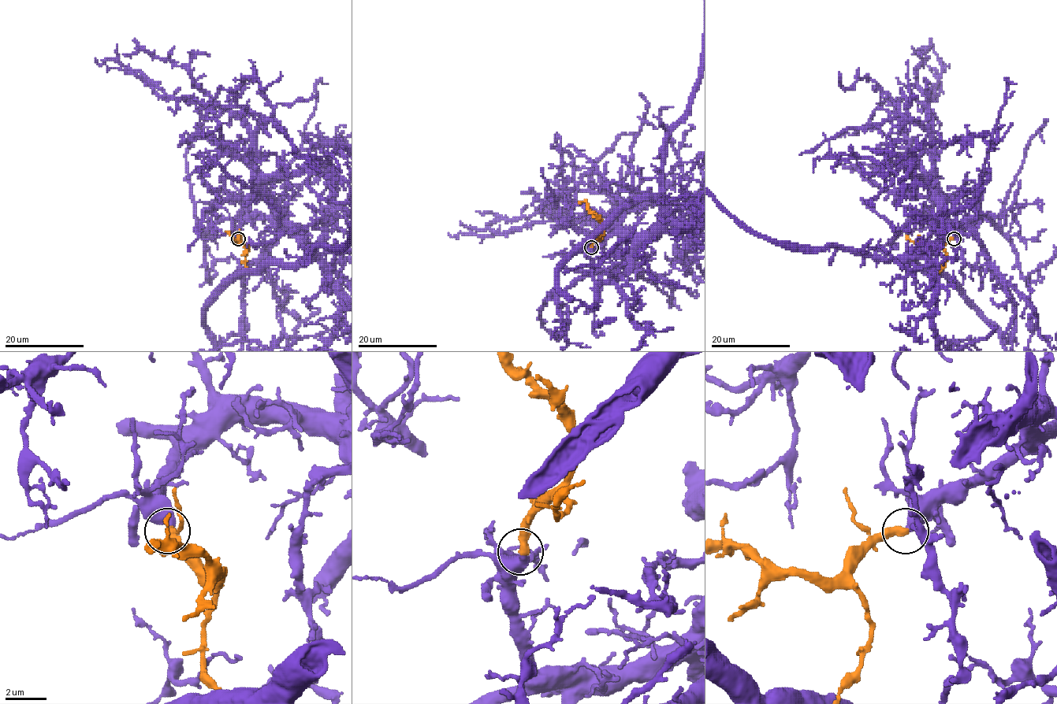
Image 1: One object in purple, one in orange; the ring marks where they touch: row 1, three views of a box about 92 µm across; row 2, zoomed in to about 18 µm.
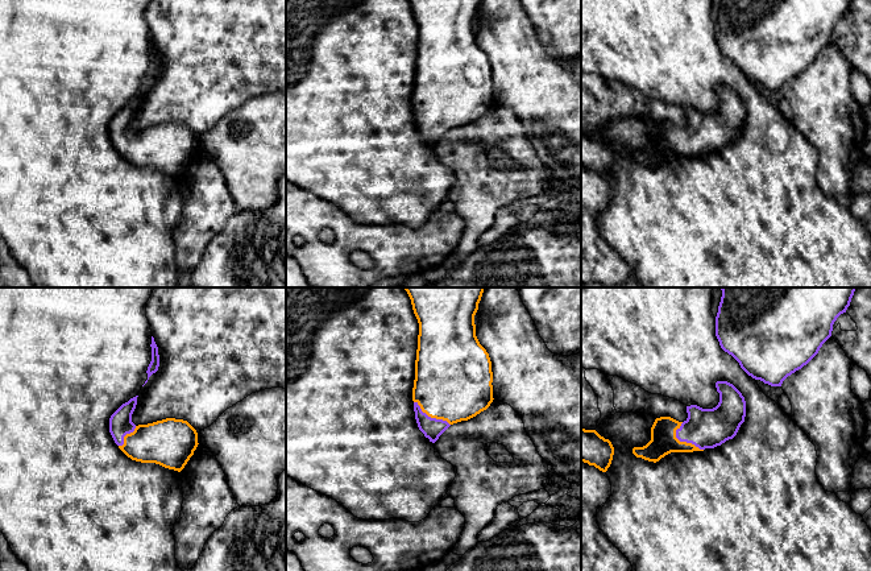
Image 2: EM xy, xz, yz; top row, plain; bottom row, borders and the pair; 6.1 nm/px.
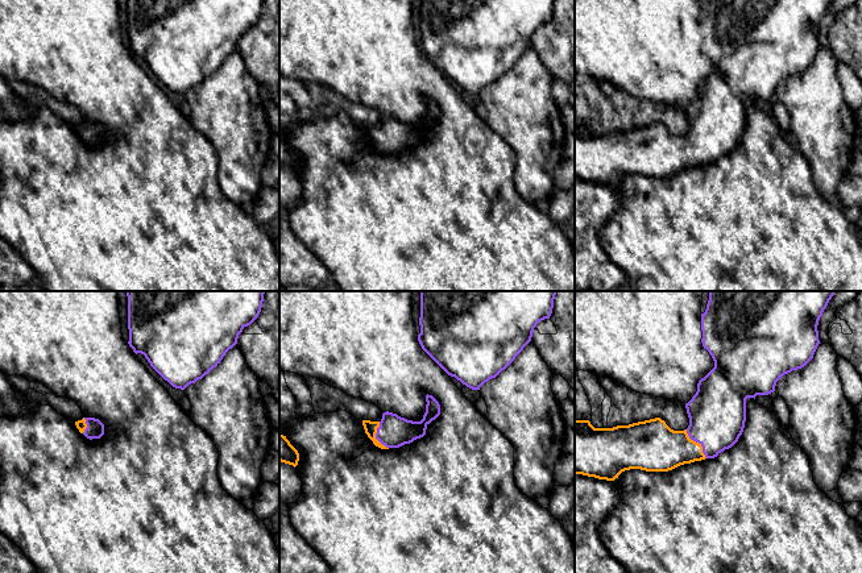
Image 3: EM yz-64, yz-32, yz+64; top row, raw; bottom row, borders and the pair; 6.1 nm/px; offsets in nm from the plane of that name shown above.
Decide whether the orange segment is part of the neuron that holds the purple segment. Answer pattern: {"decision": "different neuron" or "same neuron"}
{"decision": "same neuron"}

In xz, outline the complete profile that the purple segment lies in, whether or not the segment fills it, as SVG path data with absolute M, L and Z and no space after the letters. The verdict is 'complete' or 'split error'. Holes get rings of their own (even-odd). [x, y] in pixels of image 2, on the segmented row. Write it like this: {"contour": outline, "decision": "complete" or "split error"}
{"contour": "M405 287L419 323L412 388L415 419L419 430L432 443L435 443L451 425L476 417L486 410L494 400L492 361L489 353L476 336L474 324L474 315L478 310L484 289L485 287Z", "decision": "split error"}

